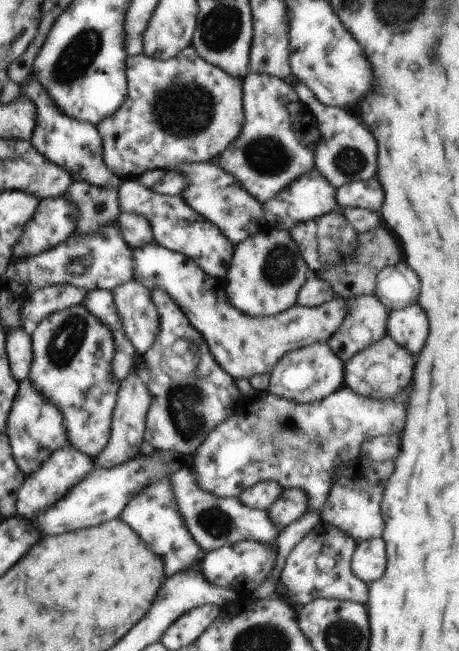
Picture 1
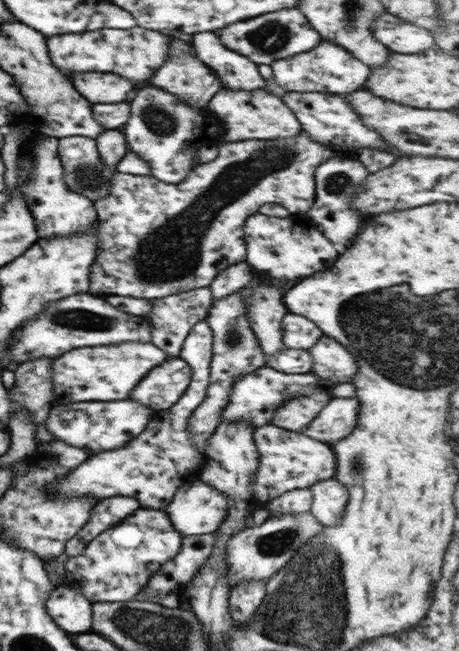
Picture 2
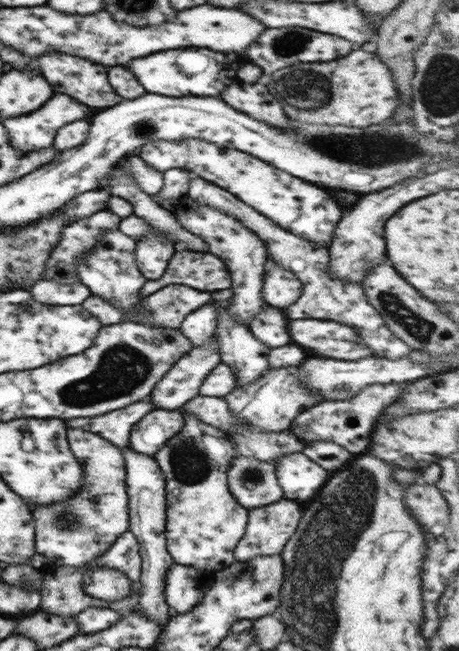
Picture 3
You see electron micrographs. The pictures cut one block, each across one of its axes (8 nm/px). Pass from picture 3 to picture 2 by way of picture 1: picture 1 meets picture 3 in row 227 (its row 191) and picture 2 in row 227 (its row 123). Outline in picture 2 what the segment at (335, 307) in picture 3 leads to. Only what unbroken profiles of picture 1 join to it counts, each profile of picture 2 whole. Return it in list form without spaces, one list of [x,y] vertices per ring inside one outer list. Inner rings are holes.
[[[257,213],[246,220],[243,233],[248,244],[246,262],[255,273],[268,276],[272,280],[312,276],[314,272],[334,264],[332,258],[338,258],[332,242],[318,232],[314,222],[306,214],[291,213],[287,218],[279,218]]]

